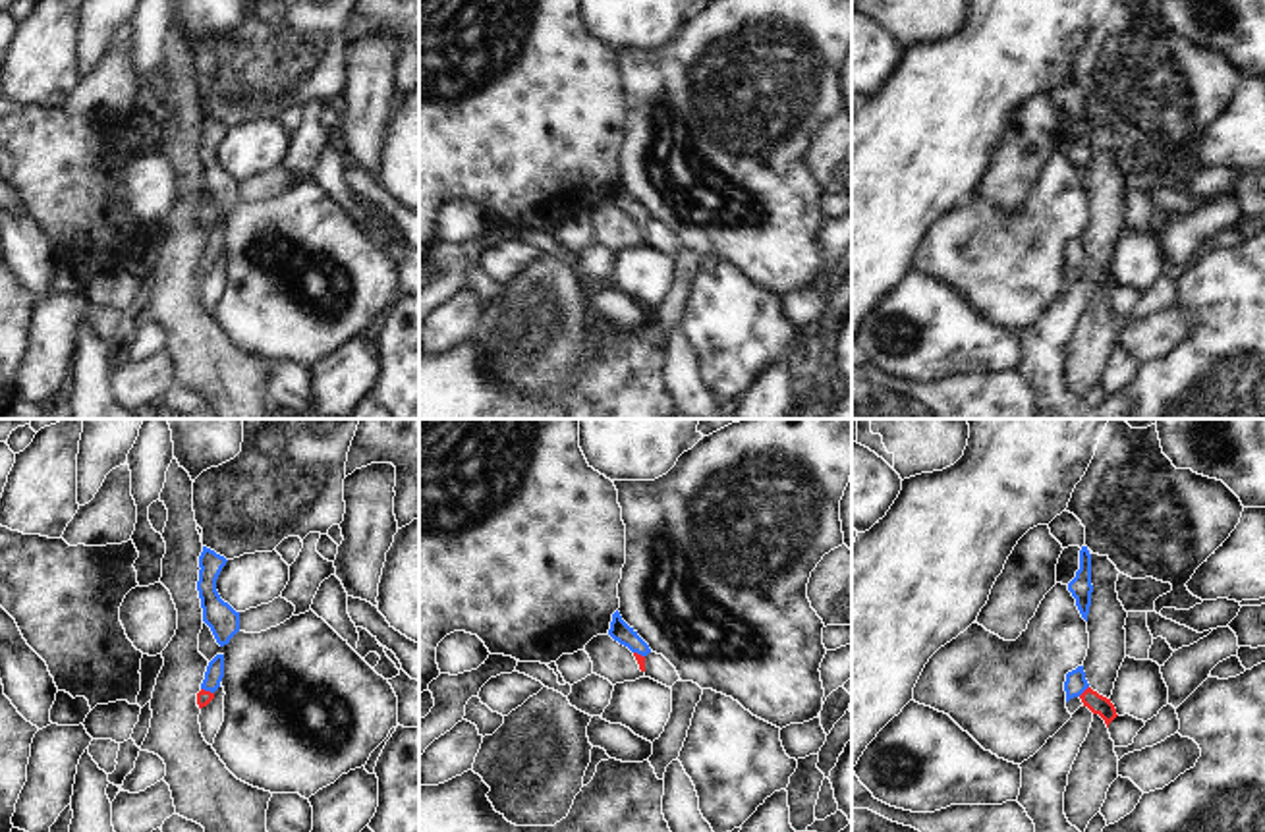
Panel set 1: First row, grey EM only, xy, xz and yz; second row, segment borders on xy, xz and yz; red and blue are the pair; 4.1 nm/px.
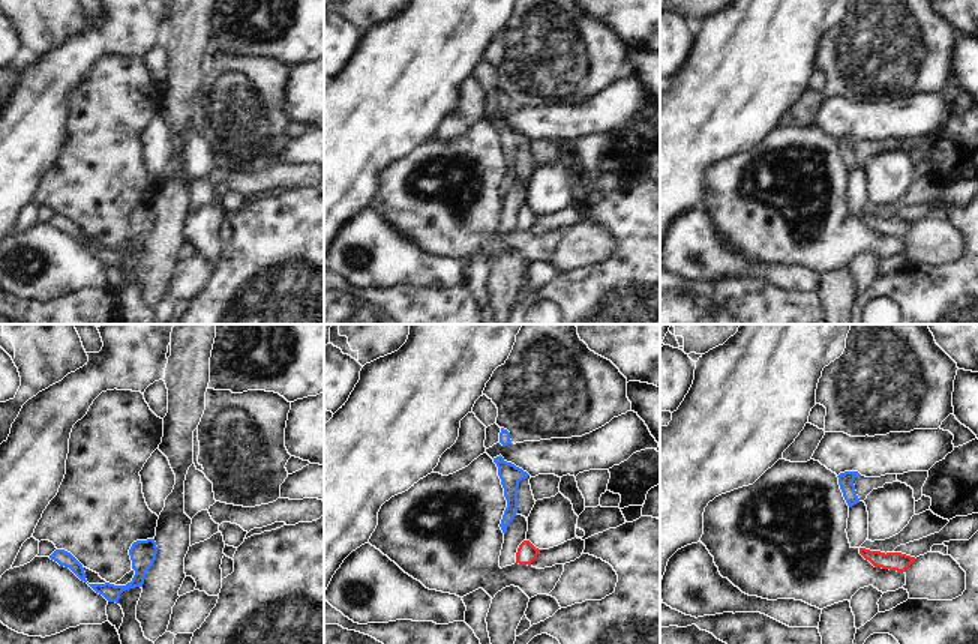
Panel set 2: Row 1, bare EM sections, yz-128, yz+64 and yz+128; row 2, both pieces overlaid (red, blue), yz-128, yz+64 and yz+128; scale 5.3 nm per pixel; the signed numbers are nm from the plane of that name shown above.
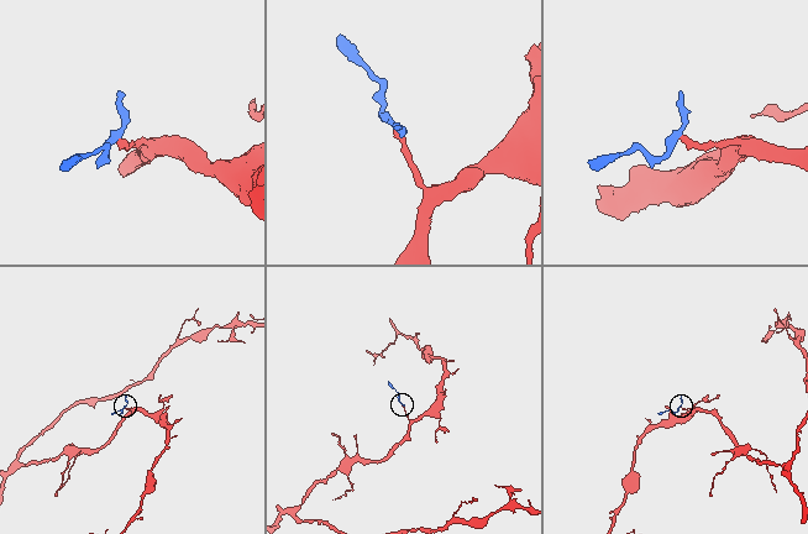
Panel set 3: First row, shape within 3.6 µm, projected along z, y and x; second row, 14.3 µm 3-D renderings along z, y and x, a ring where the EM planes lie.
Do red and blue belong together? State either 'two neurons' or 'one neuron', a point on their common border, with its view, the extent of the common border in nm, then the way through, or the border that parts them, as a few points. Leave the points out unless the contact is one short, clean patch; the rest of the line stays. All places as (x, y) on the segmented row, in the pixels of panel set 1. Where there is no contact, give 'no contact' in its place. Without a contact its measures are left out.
one neuron; contact xy (207, 692); length 60 nm; way xy (203, 697), (207, 692), (215, 670)

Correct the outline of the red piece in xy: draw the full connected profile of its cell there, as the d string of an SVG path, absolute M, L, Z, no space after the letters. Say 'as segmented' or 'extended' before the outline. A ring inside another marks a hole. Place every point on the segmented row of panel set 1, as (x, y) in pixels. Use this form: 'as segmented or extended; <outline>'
extended; M216 654L205 672L205 679L201 683L201 691L197 693L199 708L207 707L214 699L214 691L220 687L224 678L224 654Z

